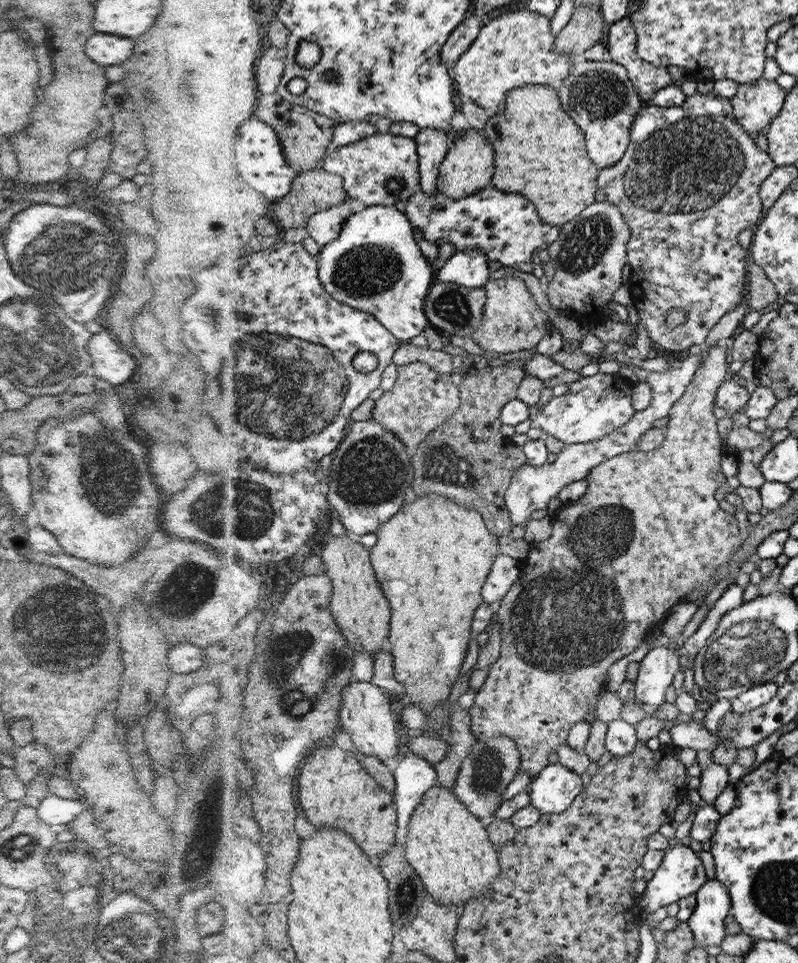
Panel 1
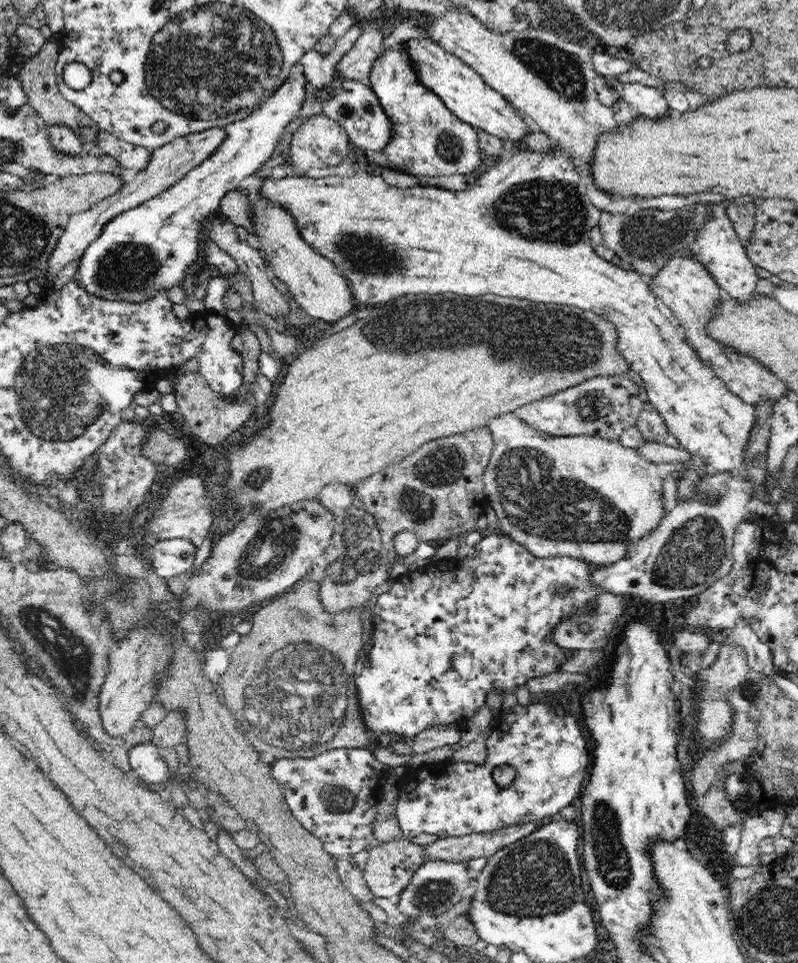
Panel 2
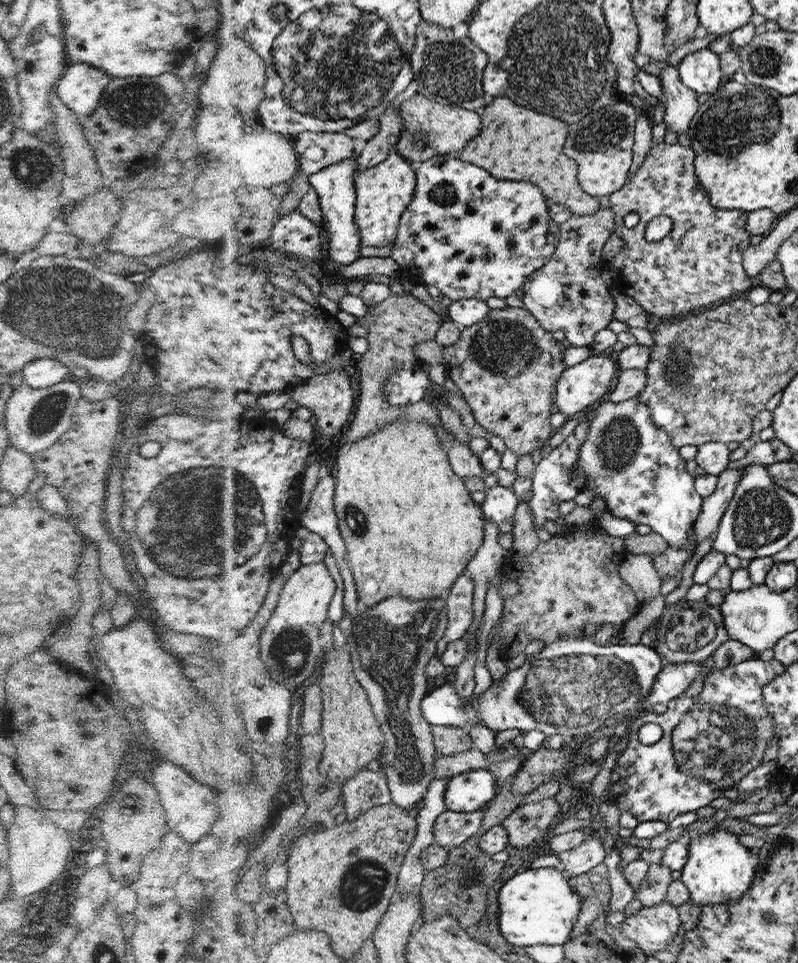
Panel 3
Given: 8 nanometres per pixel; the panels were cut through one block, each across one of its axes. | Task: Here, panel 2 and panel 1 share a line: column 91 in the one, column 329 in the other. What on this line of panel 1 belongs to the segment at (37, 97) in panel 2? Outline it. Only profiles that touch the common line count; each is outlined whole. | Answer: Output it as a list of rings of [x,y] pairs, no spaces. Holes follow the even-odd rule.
[[[278,93],[261,94],[257,118],[266,121],[274,128],[278,128],[285,152],[287,152],[288,163],[294,169],[301,168],[305,171],[312,169],[316,166],[318,160],[324,160],[326,155],[330,154],[330,151],[334,148],[336,128],[339,127],[338,123],[328,116],[323,116],[315,110],[307,108],[307,106],[293,104],[293,102],[285,100],[285,96]]]

